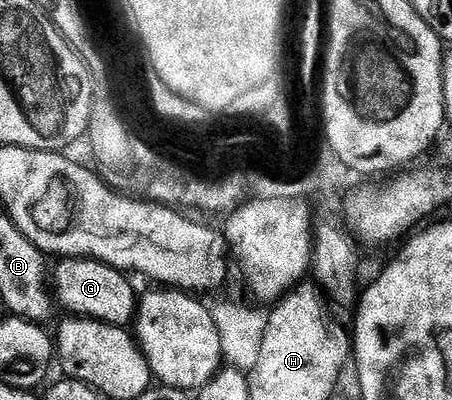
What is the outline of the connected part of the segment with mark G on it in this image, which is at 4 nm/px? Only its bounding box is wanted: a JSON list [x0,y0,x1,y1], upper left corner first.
[53,258,137,327]

